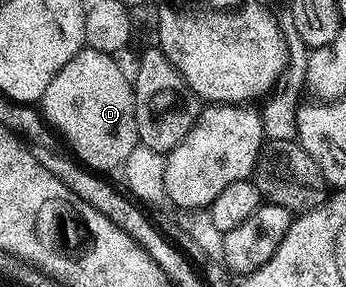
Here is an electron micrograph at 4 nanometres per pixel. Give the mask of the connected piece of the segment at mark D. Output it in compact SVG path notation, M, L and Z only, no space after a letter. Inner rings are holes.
M85 46L57 72L39 101L43 118L67 140L72 155L99 174L122 169L139 144L134 85L116 60L108 52Z

